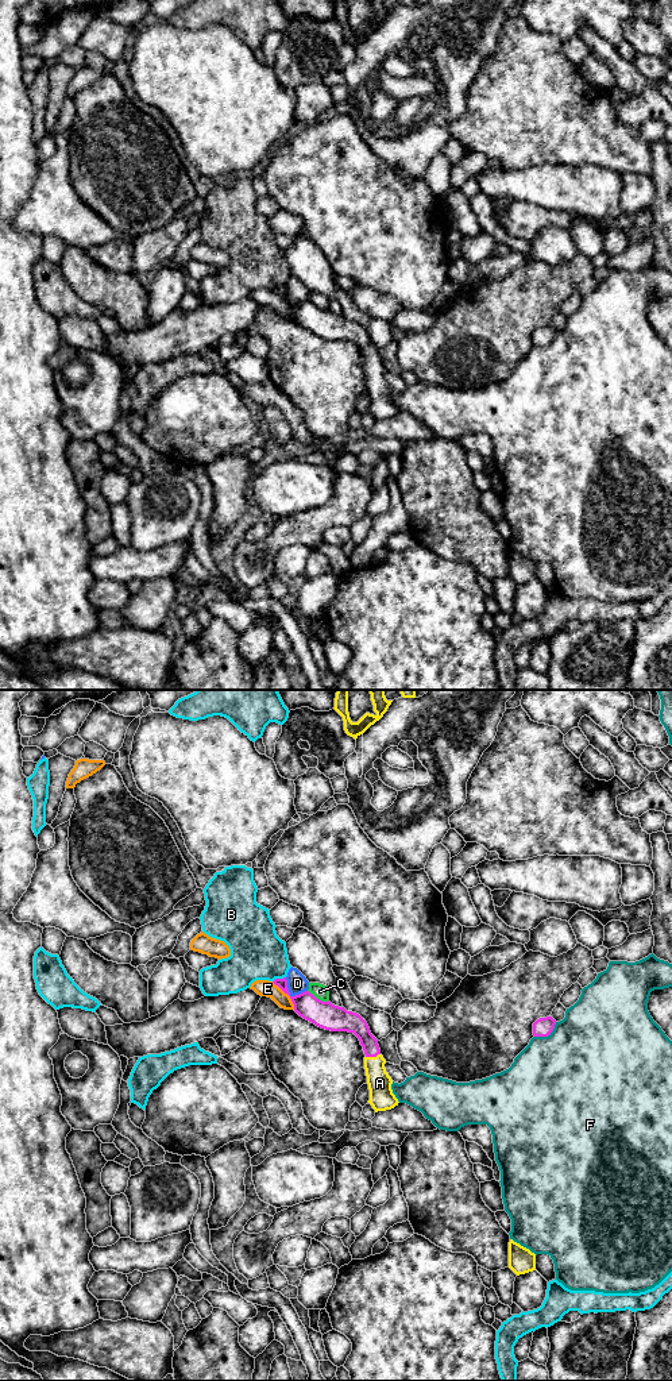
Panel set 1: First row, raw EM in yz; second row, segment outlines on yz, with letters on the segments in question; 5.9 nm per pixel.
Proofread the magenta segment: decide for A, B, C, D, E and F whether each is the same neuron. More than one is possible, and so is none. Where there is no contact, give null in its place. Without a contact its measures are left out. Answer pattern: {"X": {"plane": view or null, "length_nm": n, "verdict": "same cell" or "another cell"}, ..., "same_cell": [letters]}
{"A": {"plane": "yz", "length_nm": 90, "verdict": "another cell"}, "B": {"plane": "yz", "length_nm": 90, "verdict": "another cell"}, "C": {"plane": "yz", "length_nm": 140, "verdict": "another cell"}, "D": {"plane": "yz", "length_nm": 160, "verdict": "another cell"}, "E": {"plane": "yz", "length_nm": 220, "verdict": "another cell"}, "F": {"plane": "yz", "length_nm": 160, "verdict": "another cell"}, "same_cell": []}

